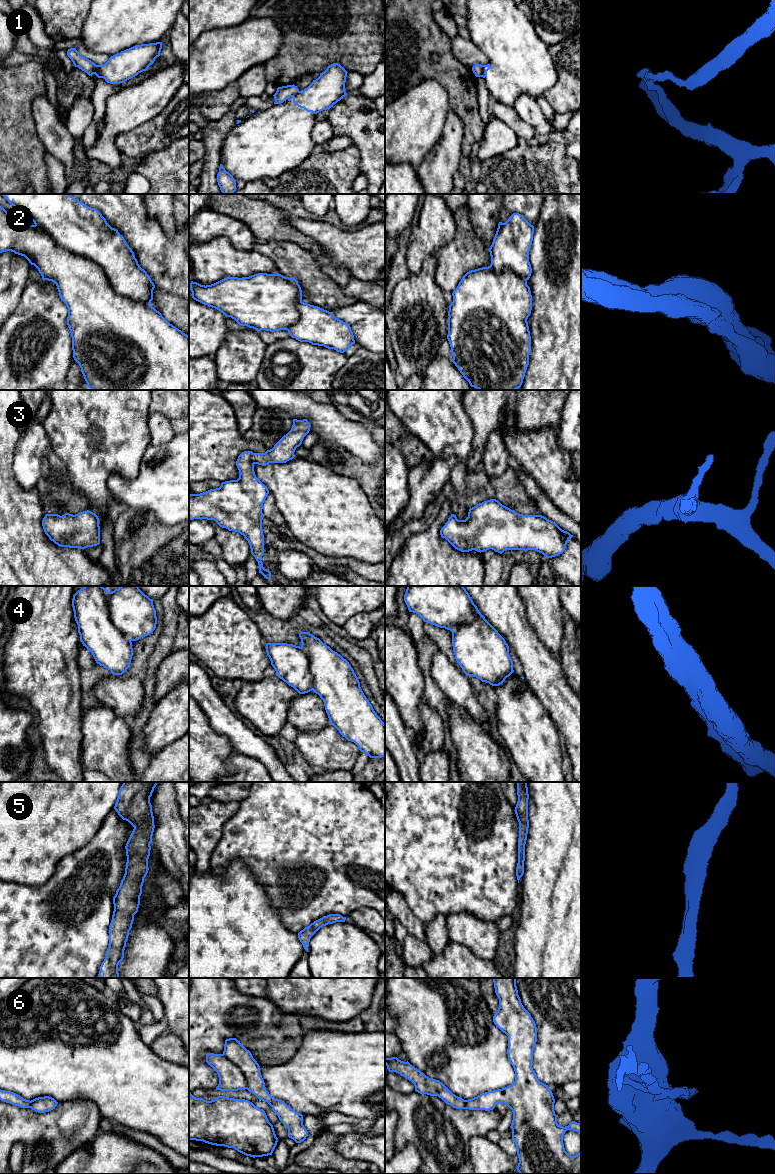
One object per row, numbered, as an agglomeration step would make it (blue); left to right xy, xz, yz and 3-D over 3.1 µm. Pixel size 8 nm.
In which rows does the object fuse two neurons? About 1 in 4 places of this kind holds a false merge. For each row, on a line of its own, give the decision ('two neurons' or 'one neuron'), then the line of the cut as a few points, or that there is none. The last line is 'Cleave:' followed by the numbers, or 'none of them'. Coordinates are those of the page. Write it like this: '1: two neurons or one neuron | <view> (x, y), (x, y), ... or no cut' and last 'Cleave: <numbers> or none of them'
1: two neurons | yz (483, 65), (483, 74), (481, 76)
2: one neuron | no cut
3: one neuron | no cut
4: one neuron | no cut
5: one neuron | no cut
6: two neurons | xz (222, 1054), (240, 1070), (245, 1079), (246, 1088)
Cleave: 1, 6

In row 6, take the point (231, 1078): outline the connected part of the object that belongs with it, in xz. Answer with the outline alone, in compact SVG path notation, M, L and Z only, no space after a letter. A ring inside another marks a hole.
M206 1054L206 1062L217 1072L219 1084L216 1090L238 1091L246 1089L246 1079L241 1070L223 1054Z

